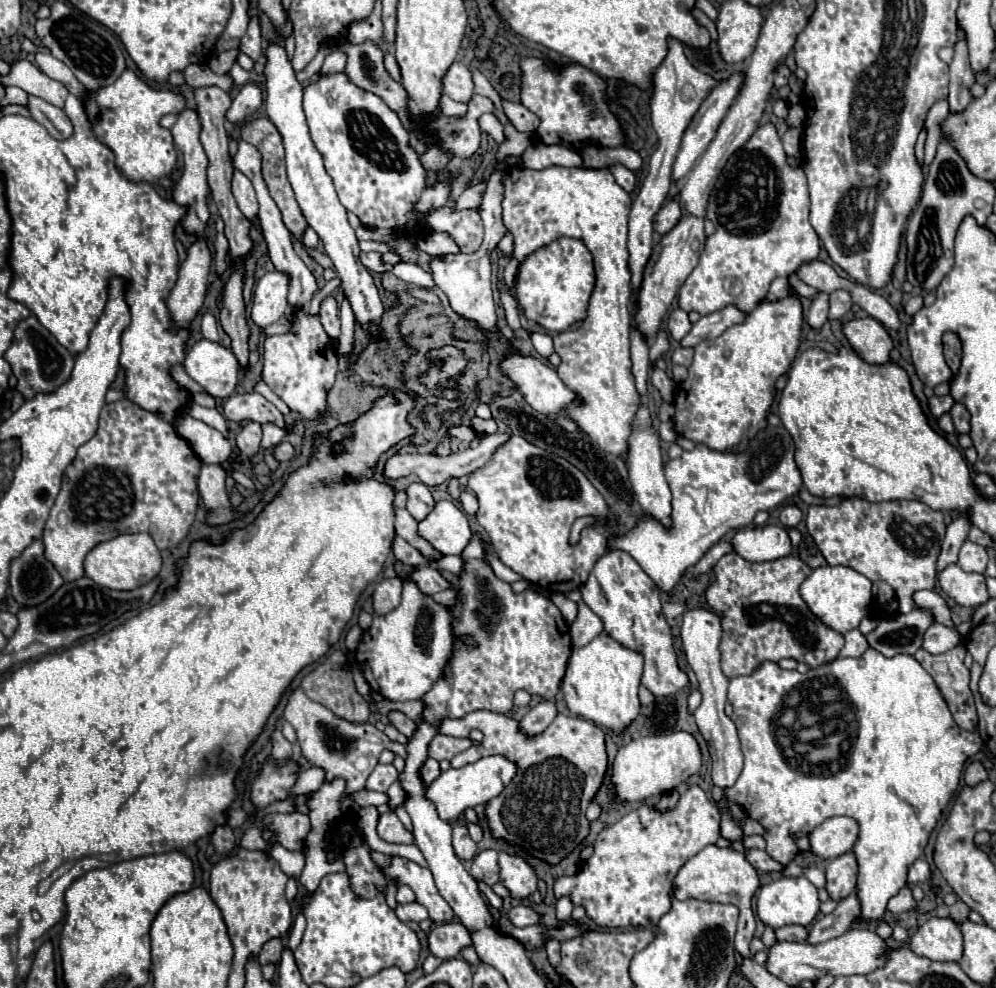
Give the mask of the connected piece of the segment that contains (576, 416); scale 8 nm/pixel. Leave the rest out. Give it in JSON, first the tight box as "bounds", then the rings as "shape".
{"bounds":[502,167,638,455],"shape":[[[508,167],[506,169],[506,181],[504,181],[504,201],[502,201],[502,219],[506,229],[514,235],[514,259],[524,261],[530,253],[534,253],[536,249],[548,245],[550,241],[566,235],[566,237],[574,237],[584,241],[584,245],[588,247],[588,251],[594,257],[594,271],[596,271],[596,285],[594,291],[590,295],[590,303],[588,303],[588,315],[582,321],[580,327],[576,329],[568,329],[562,331],[558,335],[554,335],[554,351],[560,355],[562,363],[556,367],[558,377],[566,383],[566,387],[570,387],[570,391],[576,393],[574,403],[566,405],[566,415],[578,425],[578,429],[582,429],[586,435],[590,435],[590,439],[594,439],[594,443],[598,443],[598,447],[602,447],[602,451],[610,451],[612,455],[626,455],[626,439],[630,439],[630,423],[634,421],[634,411],[638,411],[638,391],[634,391],[634,375],[630,375],[630,295],[632,295],[632,283],[630,283],[630,267],[628,267],[628,249],[626,249],[626,241],[628,241],[628,215],[630,215],[630,195],[614,181],[612,173],[608,169],[586,169],[586,167],[548,167],[542,171],[530,171],[530,169],[522,169],[522,167]]]}

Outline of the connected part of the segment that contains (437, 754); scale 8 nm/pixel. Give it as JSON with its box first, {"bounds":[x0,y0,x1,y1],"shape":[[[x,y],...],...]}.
{"bounds":[428,735,472,761],"shape":[[[436,735],[428,747],[428,755],[434,757],[436,761],[442,761],[442,759],[452,759],[456,753],[464,751],[472,747],[472,741],[470,739],[460,739],[460,737],[450,737],[450,735]]]}

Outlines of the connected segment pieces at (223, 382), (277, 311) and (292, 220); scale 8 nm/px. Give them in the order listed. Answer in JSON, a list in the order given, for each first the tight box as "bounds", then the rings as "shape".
[{"bounds":[184,339,238,399],"shape":[[[202,339],[188,349],[184,369],[216,399],[230,397],[238,383],[238,361],[234,353],[208,339]]]},{"bounds":[252,271,290,327],"shape":[[[270,271],[256,283],[252,301],[252,321],[260,327],[268,327],[280,321],[286,313],[290,275],[282,271]]]},{"bounds":[240,117,308,235],"shape":[[[260,117],[260,119],[254,119],[254,121],[248,121],[246,125],[242,125],[240,129],[240,139],[244,139],[246,143],[254,145],[260,153],[262,153],[262,175],[264,175],[264,181],[270,189],[270,195],[272,199],[276,201],[278,209],[282,211],[282,217],[284,217],[284,223],[286,223],[286,229],[292,233],[292,235],[302,235],[308,227],[302,211],[298,209],[298,203],[294,199],[294,191],[286,179],[286,163],[284,163],[284,145],[282,145],[282,135],[280,131],[276,129],[276,125],[268,119],[268,117]]]}]

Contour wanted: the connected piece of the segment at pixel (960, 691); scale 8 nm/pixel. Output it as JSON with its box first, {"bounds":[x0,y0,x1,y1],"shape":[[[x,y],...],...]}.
{"bounds":[914,645,978,731],"shape":[[[958,645],[942,655],[932,655],[926,649],[918,649],[914,657],[936,681],[958,727],[966,731],[976,731],[978,717],[974,697],[968,687],[970,671],[964,665],[964,653],[966,653],[964,647]]]}

